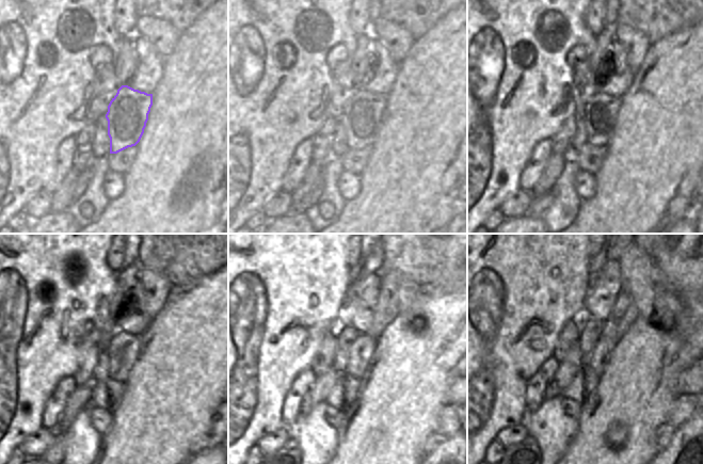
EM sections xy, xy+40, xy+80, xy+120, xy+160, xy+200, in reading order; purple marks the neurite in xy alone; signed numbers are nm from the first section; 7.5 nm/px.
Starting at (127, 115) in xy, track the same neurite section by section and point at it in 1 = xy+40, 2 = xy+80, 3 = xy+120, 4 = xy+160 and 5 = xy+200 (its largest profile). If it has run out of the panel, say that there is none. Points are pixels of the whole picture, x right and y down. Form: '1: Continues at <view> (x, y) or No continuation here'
1: Continues at xy+40 (364, 112)
2: Continues at xy+80 (600, 113)
3: Continues at xy+120 (123, 349)
4: Continues at xy+160 (361, 352)
5: Continues at xy+200 (600, 357)

